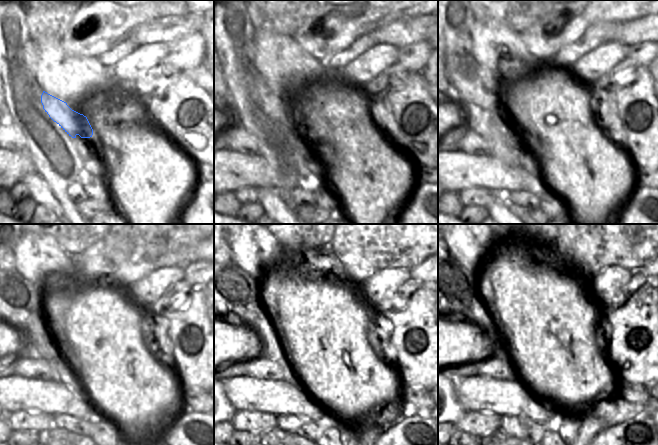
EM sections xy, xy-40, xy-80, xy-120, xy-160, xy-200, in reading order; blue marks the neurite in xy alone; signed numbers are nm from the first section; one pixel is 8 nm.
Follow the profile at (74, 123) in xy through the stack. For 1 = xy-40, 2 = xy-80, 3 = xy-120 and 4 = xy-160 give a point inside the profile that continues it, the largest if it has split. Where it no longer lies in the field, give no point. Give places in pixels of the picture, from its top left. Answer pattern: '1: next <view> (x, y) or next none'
1: next xy-40 (285, 112)
2: next xy-80 (473, 81)
3: next xy-120 (16, 300)
4: next xy-160 (234, 290)

